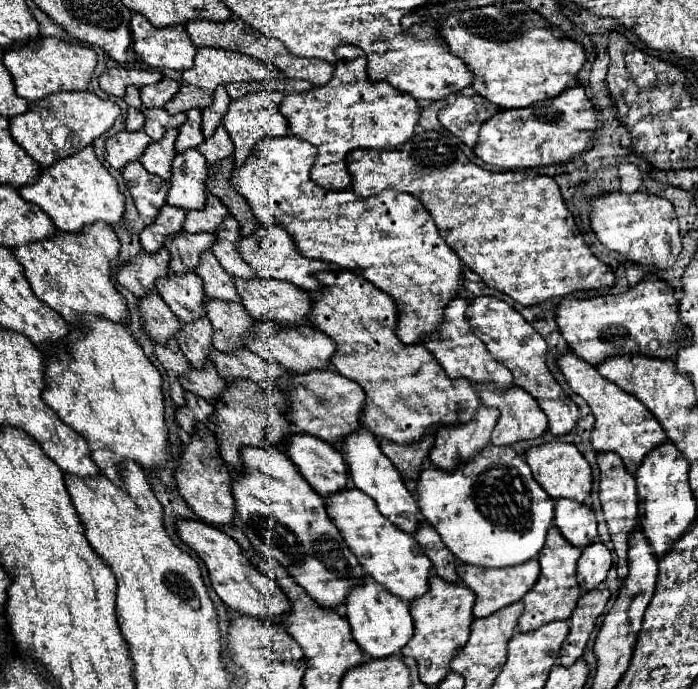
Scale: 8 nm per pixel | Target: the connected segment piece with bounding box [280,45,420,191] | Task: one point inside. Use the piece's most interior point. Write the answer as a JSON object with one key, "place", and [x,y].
{"place":[350,112]}

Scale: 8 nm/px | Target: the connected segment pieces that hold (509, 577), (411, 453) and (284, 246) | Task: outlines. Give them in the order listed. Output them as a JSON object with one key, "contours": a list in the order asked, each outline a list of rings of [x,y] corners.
{"contours":[[[[536,559],[522,563],[520,567],[504,567],[504,569],[484,569],[484,567],[472,567],[472,565],[460,563],[456,567],[456,571],[458,571],[458,577],[462,579],[462,583],[466,587],[470,587],[476,595],[476,603],[472,609],[474,617],[488,617],[488,615],[496,613],[498,609],[520,601],[534,587],[538,573],[540,573],[540,565]]],[[[428,431],[420,441],[412,443],[412,445],[398,445],[398,443],[392,443],[386,439],[380,441],[384,455],[400,471],[402,481],[410,493],[416,493],[418,473],[420,473],[420,467],[428,461],[428,451],[432,449],[432,443],[434,443],[432,431]]],[[[268,225],[268,229],[264,227],[264,233],[266,233],[266,237],[260,241],[260,227],[258,227],[250,237],[244,237],[244,239],[236,241],[236,251],[252,267],[252,271],[258,277],[264,277],[264,279],[272,277],[272,279],[294,283],[296,287],[300,287],[302,291],[308,291],[308,293],[320,291],[320,283],[316,283],[314,273],[322,271],[322,269],[330,269],[330,265],[324,263],[324,261],[318,261],[318,259],[306,259],[300,253],[296,253],[294,241],[278,225]]]]}

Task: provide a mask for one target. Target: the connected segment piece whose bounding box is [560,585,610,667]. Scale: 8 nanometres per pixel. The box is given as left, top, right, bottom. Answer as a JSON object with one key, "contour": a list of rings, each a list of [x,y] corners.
{"contour":[[[606,585],[586,591],[578,599],[578,605],[570,617],[570,633],[560,649],[560,663],[564,667],[570,667],[576,659],[582,657],[588,637],[596,627],[596,619],[598,615],[604,613],[608,599],[610,599],[610,589]]]}

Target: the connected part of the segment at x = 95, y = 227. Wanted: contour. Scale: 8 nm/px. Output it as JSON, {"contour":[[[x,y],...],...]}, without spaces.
{"contour":[[[98,221],[78,233],[56,233],[48,239],[16,247],[14,257],[22,263],[34,295],[58,311],[70,325],[78,323],[86,313],[98,313],[114,323],[126,323],[126,301],[110,279],[108,257],[118,257],[118,251],[120,241],[114,229]]]}

